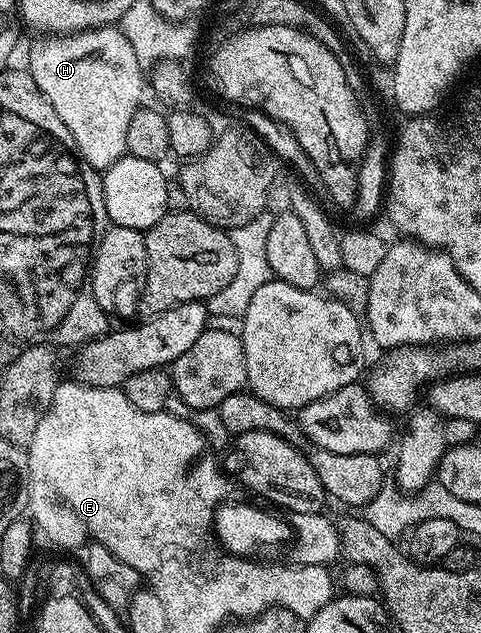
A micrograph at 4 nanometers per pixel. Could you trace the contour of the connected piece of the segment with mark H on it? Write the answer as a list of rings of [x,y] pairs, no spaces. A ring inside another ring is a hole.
[[[119,27],[88,28],[84,32],[40,38],[28,52],[26,68],[31,72],[38,90],[47,98],[50,106],[54,106],[54,114],[58,114],[66,130],[70,130],[75,151],[87,167],[103,170],[126,155],[130,120],[142,107],[140,99],[144,96],[144,90],[146,94],[146,72],[140,68],[133,47]]]

